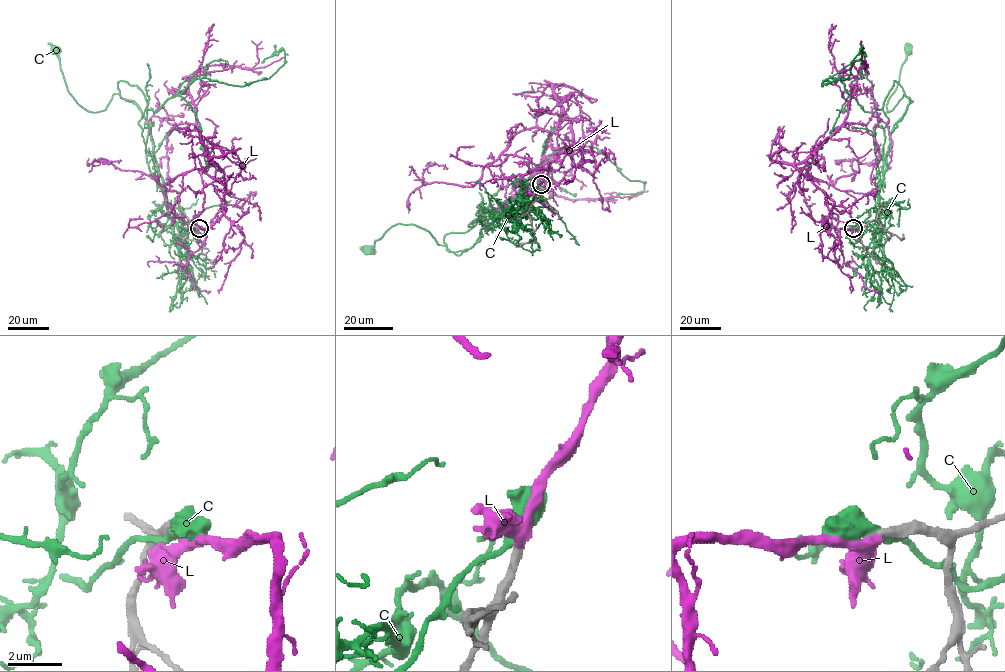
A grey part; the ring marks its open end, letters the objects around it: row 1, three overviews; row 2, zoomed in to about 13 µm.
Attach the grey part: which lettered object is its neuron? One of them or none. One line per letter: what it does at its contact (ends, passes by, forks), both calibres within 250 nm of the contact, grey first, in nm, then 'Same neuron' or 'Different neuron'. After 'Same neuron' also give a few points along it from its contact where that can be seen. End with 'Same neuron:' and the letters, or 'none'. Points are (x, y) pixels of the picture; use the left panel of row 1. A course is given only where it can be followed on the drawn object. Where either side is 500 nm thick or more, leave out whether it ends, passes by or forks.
C: It passes by. Thickness 360 nm (grey) against 400 nm. Different neuron
L: It passes by. Thickness 360 nm (grey) against 320 nm. Same neuron. Its course: (199, 228), (207, 228), (223, 212), (224, 173), (204, 147), (189, 79), (204, 67), (255, 69), (283, 57)
Same neuron: L

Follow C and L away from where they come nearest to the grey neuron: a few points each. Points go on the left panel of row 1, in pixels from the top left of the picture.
C: (198, 228), (185, 229), (169, 214), (139, 107), (115, 93), (104, 110), (84, 109), (67, 90), (57, 51)
L: (199, 228), (207, 228), (223, 212), (224, 173), (204, 147), (189, 79), (204, 67), (255, 69), (283, 57)

